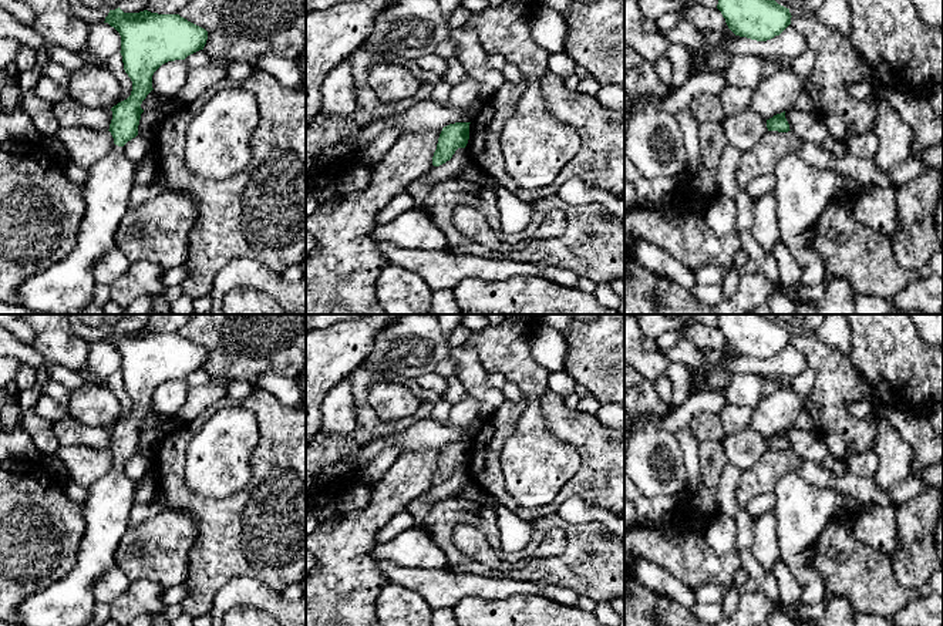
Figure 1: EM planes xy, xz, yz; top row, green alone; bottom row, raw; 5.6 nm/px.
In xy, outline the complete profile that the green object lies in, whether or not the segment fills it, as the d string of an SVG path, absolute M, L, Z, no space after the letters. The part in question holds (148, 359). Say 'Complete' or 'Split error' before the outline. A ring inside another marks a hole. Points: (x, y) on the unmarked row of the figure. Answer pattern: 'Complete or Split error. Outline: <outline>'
Split error. Outline: M119 326L110 329L105 340L121 354L121 374L124 388L132 400L131 414L111 427L110 451L114 467L101 479L88 487L88 498L82 502L84 534L77 552L75 568L50 588L30 596L17 612L18 623L24 626L88 626L92 622L97 580L110 572L115 562L115 551L128 529L129 512L138 491L139 481L129 479L124 464L138 454L142 420L154 408L152 394L165 381L185 378L203 368L208 350L179 333L158 333L148 329L124 331Z

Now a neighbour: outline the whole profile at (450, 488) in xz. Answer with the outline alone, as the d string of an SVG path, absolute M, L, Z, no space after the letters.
M458 467L452 477L439 485L432 485L427 492L427 501L435 504L442 499L455 498L459 491L469 482L469 475L465 467Z

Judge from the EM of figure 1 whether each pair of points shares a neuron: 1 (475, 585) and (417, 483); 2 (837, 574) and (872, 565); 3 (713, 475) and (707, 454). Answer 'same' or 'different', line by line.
1: different
2: same
3: same

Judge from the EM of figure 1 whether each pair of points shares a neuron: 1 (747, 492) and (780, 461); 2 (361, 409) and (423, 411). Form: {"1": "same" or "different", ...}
{"1": "same", "2": "same"}

